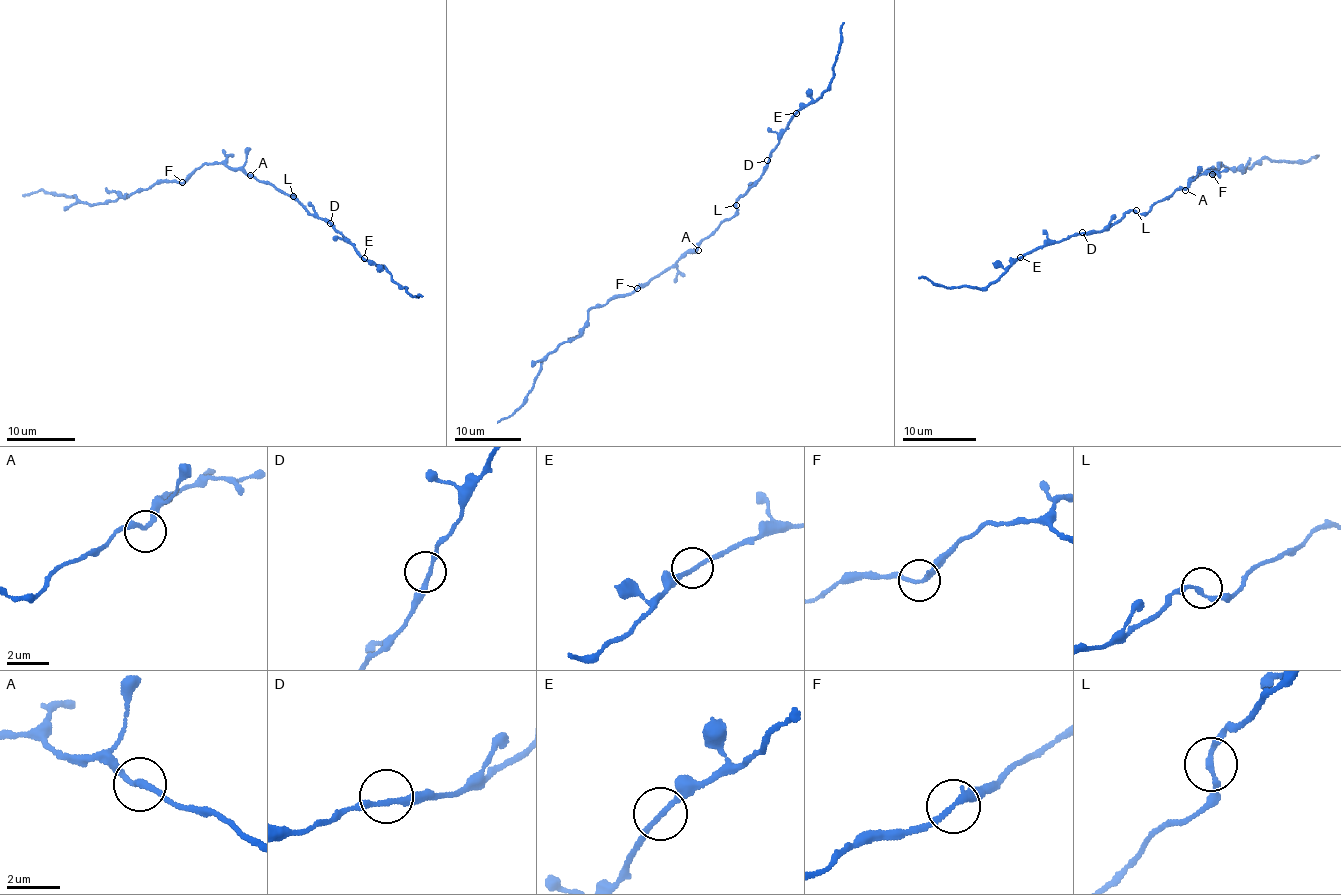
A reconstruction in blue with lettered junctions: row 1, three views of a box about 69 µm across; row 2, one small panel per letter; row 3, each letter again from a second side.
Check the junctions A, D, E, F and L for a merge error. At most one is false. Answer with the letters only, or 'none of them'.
none of them

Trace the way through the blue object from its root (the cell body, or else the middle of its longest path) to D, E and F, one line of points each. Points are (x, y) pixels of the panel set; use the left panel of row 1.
D: (256, 177), (293, 196), (305, 210), (330, 223)
E: (256, 177), (293, 196), (305, 210), (328, 222), (364, 258)
F: (256, 177), (221, 163), (205, 163), (182, 182)

